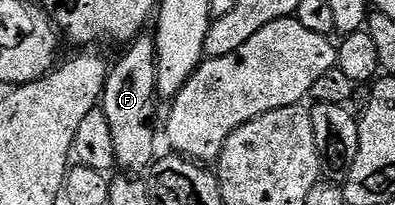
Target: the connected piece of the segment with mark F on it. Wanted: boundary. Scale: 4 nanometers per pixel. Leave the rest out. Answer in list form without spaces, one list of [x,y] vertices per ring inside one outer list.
[[[143,32],[123,50],[126,51],[119,56],[118,63],[109,67],[100,108],[108,120],[108,129],[112,132],[112,148],[116,148],[117,165],[122,166],[121,169],[126,172],[142,172],[156,158],[154,130],[150,127],[154,98],[158,94],[158,83],[154,77],[154,39],[149,33]]]

